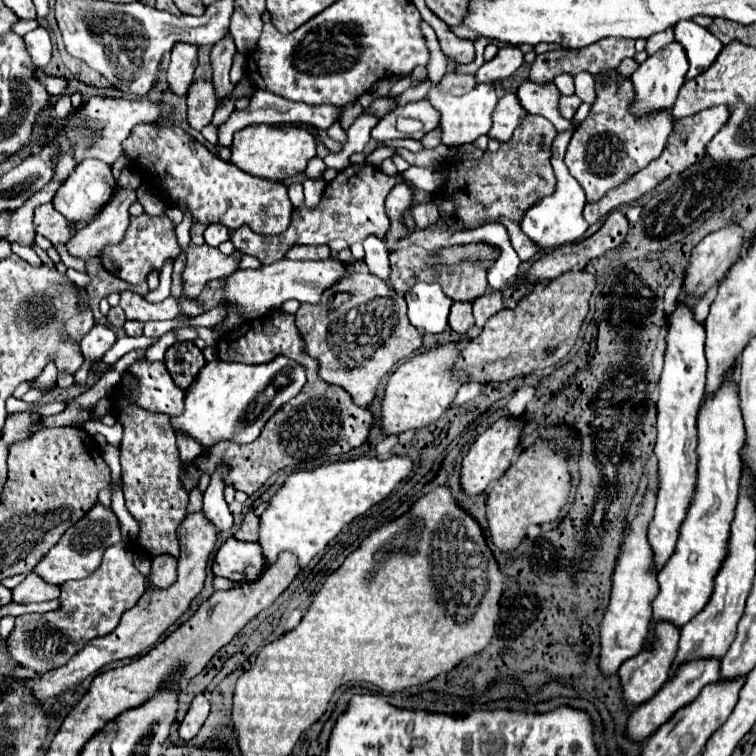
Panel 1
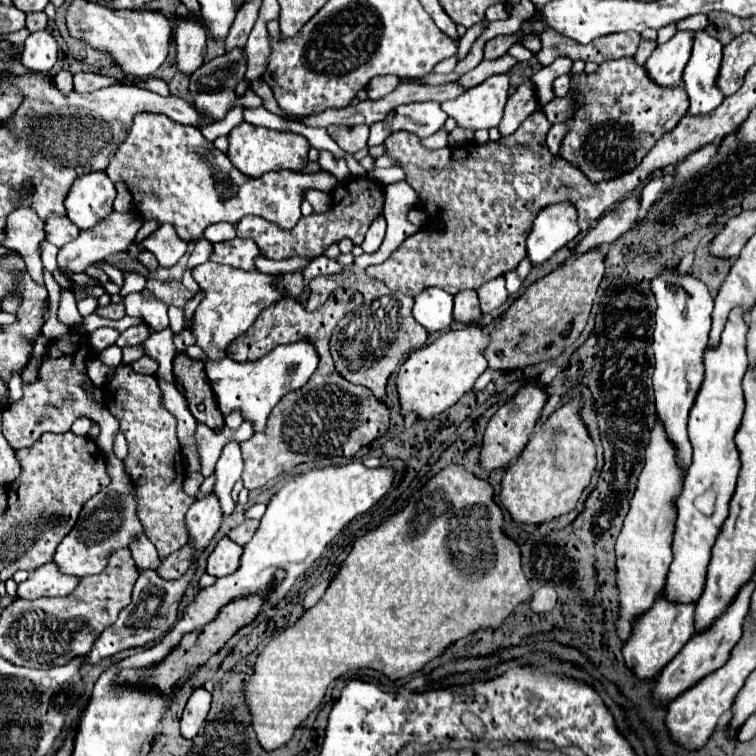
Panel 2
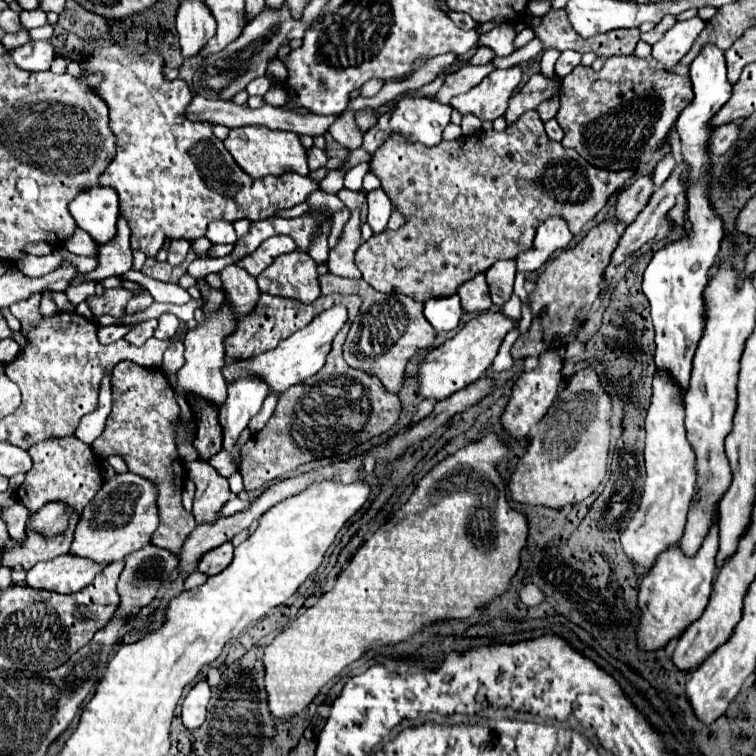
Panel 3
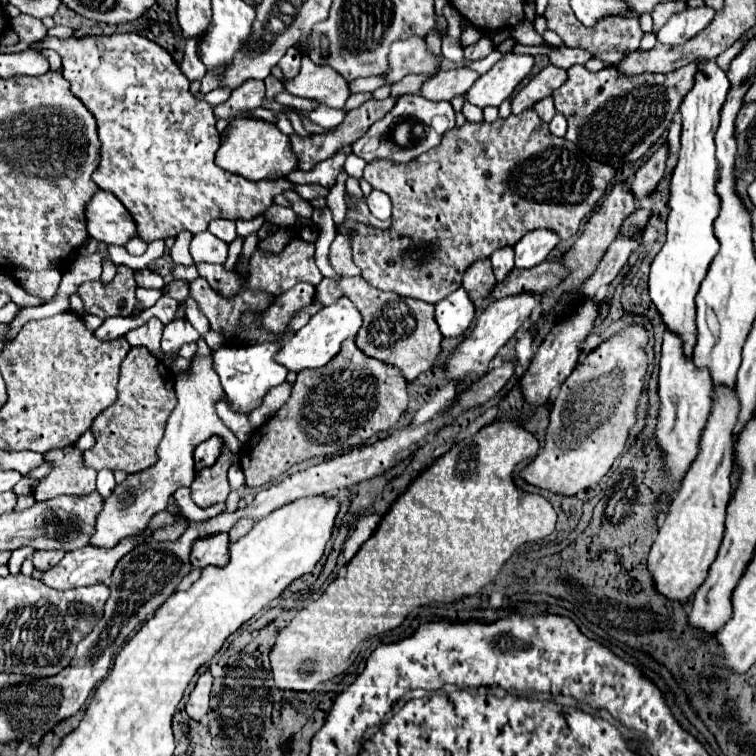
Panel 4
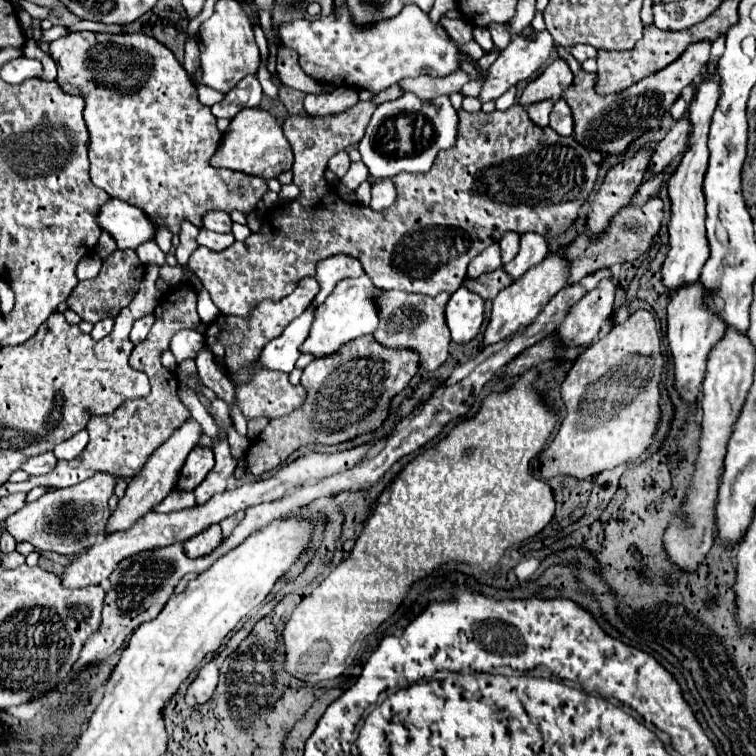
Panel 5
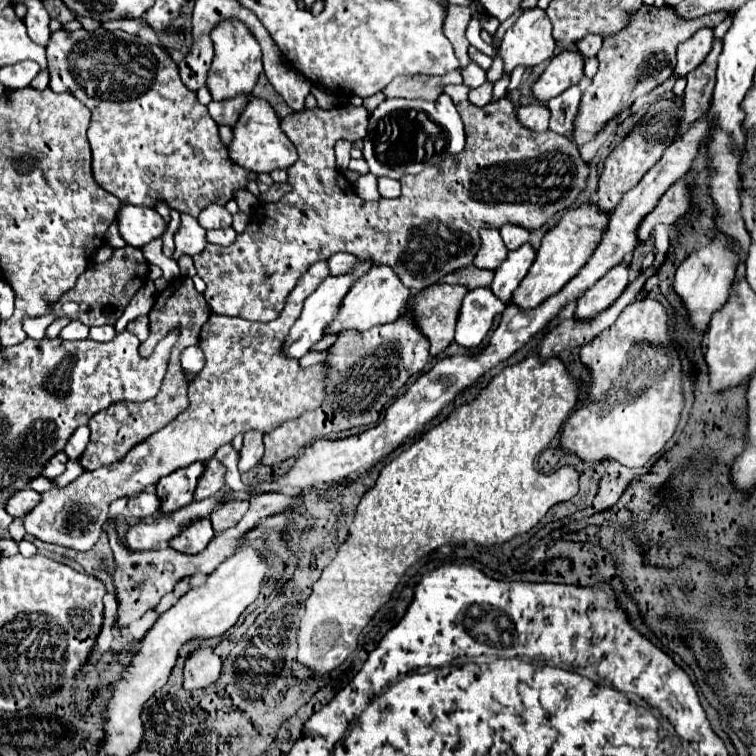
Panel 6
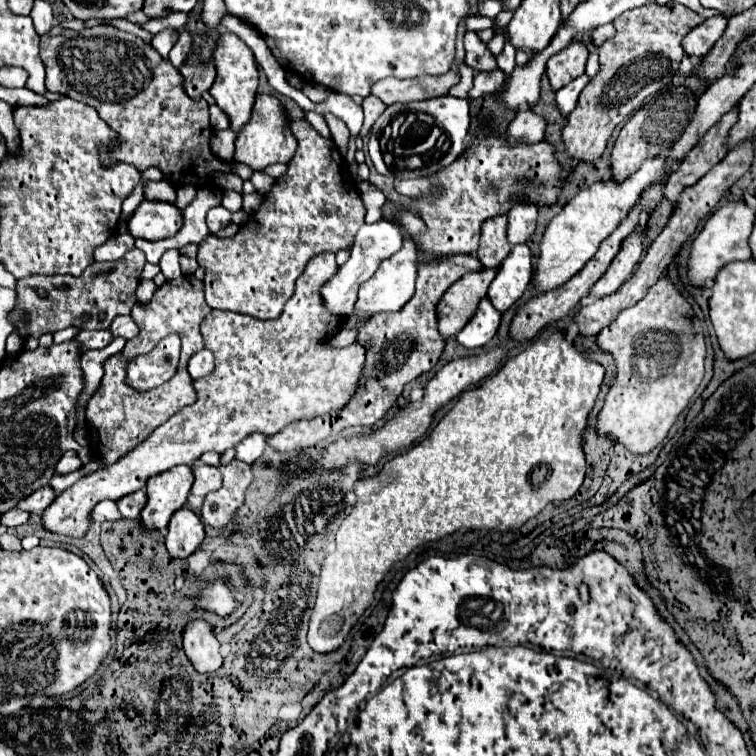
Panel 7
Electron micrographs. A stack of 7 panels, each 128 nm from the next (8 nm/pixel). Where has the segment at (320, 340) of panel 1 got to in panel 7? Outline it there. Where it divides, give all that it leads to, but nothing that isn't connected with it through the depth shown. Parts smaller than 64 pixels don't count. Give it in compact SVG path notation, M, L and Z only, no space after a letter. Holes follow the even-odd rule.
M498 268L470 272L468 276L462 276L456 284L452 284L448 292L444 292L436 312L442 338L450 338L460 332L460 328L464 328L468 318L472 318L472 314L476 312L480 298L486 296L496 272Z

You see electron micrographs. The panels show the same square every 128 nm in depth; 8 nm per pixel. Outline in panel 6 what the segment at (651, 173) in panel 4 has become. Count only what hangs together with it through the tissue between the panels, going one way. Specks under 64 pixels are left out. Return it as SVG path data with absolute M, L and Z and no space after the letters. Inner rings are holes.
M716 40L708 58L686 76L688 84L684 92L684 114L680 118L678 132L676 132L678 138L690 128L690 124L702 118L706 110L710 108L712 92L716 84L716 62L718 62L720 52L722 52L722 40Z

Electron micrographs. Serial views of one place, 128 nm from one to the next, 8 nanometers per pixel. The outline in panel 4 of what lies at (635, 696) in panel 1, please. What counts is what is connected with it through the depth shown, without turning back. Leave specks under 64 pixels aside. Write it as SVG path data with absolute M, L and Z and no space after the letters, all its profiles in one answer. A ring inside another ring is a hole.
M718 390L718 398L712 402L708 424L702 432L700 454L686 474L682 488L668 508L666 520L658 530L658 538L652 544L648 556L648 572L652 576L654 590L668 600L686 604L696 594L696 588L704 584L712 562L716 560L718 548L724 538L724 520L730 500L730 470L732 470L732 428L738 416L738 394L736 390Z

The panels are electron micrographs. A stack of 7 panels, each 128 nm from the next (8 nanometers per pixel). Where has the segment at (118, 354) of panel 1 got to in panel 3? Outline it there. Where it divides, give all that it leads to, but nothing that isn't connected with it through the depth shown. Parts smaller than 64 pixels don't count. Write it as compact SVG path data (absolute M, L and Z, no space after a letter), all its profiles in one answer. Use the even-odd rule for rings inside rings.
M106 376L106 378L102 380L102 384L100 384L100 396L98 396L98 402L100 402L100 404L98 404L98 408L96 408L92 414L84 416L84 418L80 420L76 432L74 432L74 436L76 436L78 440L92 444L92 442L104 432L106 418L108 418L108 414L110 414L110 400L112 400L112 398L110 398L110 376Z

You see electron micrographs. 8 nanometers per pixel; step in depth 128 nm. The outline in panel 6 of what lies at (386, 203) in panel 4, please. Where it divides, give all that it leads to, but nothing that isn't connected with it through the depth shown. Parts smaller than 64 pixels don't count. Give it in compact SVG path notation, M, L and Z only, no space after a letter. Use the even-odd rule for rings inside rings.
M380 177L378 190L382 198L398 198L401 194L401 184L398 180Z

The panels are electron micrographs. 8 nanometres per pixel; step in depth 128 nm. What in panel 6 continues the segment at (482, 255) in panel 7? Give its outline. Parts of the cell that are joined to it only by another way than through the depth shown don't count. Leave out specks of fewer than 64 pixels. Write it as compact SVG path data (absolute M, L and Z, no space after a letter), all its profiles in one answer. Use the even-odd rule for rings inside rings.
M490 228L490 230L482 230L480 232L482 236L482 246L474 258L474 266L476 268L486 268L486 270L494 270L498 268L504 260L506 260L506 246L502 242L502 236L496 228Z

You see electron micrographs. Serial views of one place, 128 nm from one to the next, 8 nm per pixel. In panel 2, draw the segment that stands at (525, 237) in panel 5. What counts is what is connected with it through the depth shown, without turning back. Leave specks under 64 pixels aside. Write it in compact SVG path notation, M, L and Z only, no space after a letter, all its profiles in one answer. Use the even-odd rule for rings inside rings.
M572 202L548 204L544 206L544 210L540 210L526 240L526 250L532 264L542 264L556 250L560 250L578 236L580 226L576 218L578 214Z

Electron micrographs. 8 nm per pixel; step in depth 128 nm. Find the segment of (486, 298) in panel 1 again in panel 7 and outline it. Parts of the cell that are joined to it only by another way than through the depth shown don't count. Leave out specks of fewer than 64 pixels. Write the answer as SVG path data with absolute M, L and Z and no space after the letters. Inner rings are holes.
M514 204L508 212L508 242L524 244L536 228L538 208L534 204Z

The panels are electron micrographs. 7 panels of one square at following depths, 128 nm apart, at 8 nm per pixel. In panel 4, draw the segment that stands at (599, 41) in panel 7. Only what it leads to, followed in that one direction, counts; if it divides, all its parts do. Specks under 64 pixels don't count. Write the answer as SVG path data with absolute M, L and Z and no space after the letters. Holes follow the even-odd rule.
M518 43L514 46L513 52L531 54L533 56L546 54L550 58L550 64L554 64L558 68L564 68L564 70L568 70L574 64L582 64L584 66L592 58L592 54L586 52L586 50L566 48L566 46L550 48L547 46L524 46Z

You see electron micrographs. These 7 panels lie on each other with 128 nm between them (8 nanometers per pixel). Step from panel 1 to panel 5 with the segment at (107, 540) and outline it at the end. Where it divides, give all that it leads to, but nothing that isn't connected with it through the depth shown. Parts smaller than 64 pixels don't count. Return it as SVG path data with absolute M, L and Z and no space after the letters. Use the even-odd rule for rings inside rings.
M188 418L180 428L176 428L172 432L172 436L160 448L156 448L152 452L152 456L148 458L142 472L136 474L128 482L124 498L120 498L118 506L112 510L108 524L106 524L106 534L128 530L138 518L142 518L146 512L150 512L156 504L160 504L160 500L164 500L164 496L168 496L176 488L176 480L180 478L180 468L184 466L184 460L188 458L190 450L196 446L196 440L200 440L200 436L202 436L202 426L194 418Z

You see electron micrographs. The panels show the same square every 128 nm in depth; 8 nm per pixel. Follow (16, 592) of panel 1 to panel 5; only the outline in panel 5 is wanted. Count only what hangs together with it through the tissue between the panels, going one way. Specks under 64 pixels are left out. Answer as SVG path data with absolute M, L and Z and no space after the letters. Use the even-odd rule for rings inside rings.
M364 444L352 450L344 450L344 452L334 452L334 454L318 454L318 452L310 452L298 460L294 460L290 466L280 468L272 478L264 478L264 480L250 480L244 482L242 486L234 488L234 490L226 490L222 494L212 496L206 504L202 506L194 506L194 508L186 508L186 510L178 510L178 512L170 512L170 514L160 514L160 512L148 512L144 514L140 520L136 520L136 524L124 532L116 532L110 536L100 538L96 544L92 544L86 552L74 556L74 560L64 568L64 572L60 574L60 580L64 584L64 588L86 588L92 584L100 584L104 582L112 570L118 566L120 560L124 560L126 556L132 556L136 552L144 552L144 550L154 550L154 548L162 548L174 542L186 542L188 538L196 536L198 532L206 530L212 524L218 524L220 520L246 510L248 506L254 504L262 504L262 502L272 502L282 498L284 494L288 494L294 488L300 488L304 484L314 484L320 478L344 472L354 468L360 460L364 460L364 456L368 454L368 450L374 446L372 444Z

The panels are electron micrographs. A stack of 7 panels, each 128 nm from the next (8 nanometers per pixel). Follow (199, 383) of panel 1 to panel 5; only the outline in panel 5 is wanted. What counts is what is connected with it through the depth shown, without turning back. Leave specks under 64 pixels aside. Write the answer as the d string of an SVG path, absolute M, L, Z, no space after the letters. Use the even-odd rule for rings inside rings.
M362 274L360 278L340 280L336 284L336 288L332 290L332 294L326 298L326 302L316 310L308 340L304 340L300 352L302 354L312 354L314 358L324 358L324 356L330 356L330 354L338 352L338 348L342 344L346 344L348 340L372 334L376 330L380 318L378 318L374 300L368 296L370 290L376 290L376 288L366 274Z

